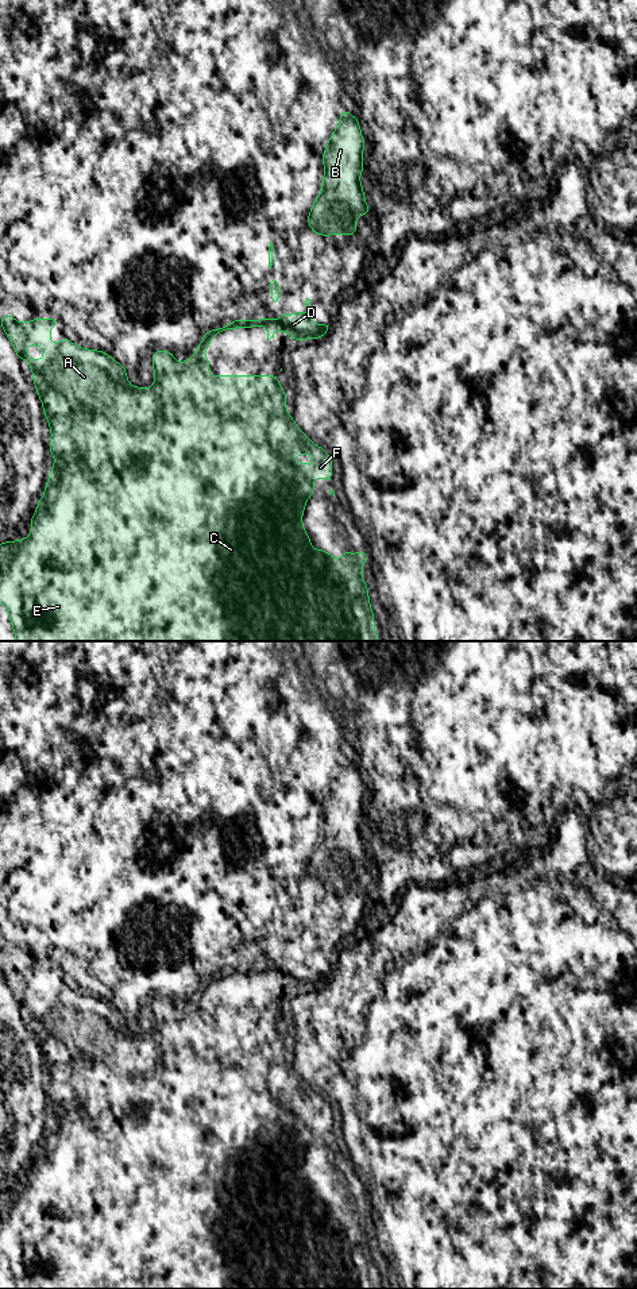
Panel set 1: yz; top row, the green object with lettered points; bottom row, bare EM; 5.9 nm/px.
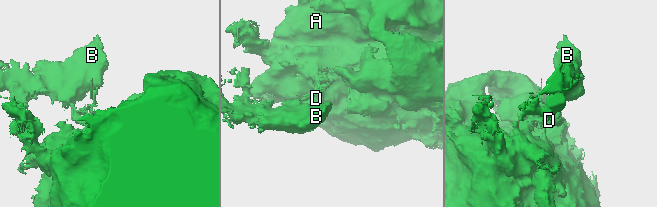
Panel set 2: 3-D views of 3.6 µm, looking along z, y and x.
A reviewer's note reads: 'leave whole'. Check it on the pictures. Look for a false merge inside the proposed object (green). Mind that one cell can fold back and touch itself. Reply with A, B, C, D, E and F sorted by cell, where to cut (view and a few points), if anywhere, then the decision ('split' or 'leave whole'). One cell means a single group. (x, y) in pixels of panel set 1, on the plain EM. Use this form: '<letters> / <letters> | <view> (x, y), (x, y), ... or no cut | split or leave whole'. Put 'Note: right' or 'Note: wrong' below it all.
A C E F / B D | yz (274, 968), (282, 976) | split
Note: wrong

